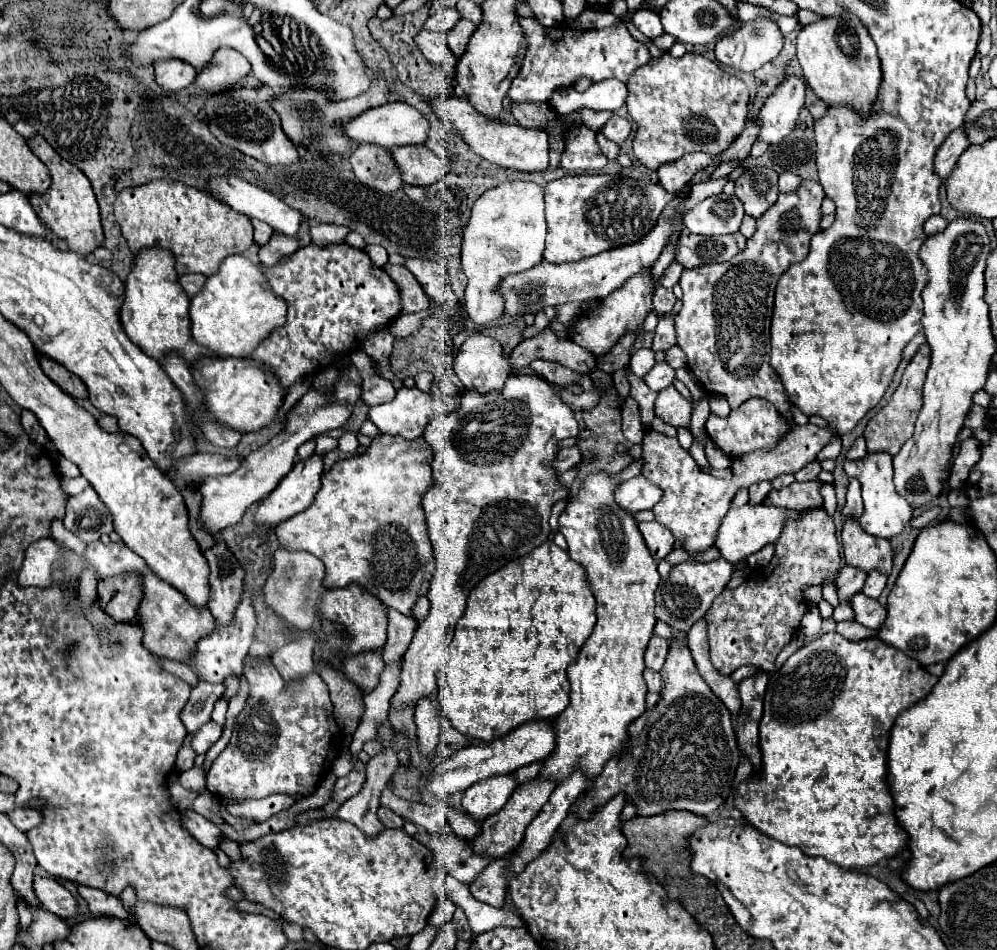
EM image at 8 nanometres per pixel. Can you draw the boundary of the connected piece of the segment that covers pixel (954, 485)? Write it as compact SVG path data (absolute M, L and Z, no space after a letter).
M971 437L971 439L965 439L965 441L959 445L957 457L955 457L953 467L951 467L951 475L949 475L949 479L947 479L951 489L961 489L961 487L965 485L971 467L979 461L980 444L980 441Z

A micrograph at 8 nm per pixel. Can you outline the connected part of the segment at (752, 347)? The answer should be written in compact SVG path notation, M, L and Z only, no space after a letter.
M803 181L801 187L795 193L779 195L779 203L775 203L763 217L757 219L757 231L751 239L747 239L747 249L733 257L727 263L715 263L715 265L701 265L693 269L683 269L681 275L681 289L683 289L683 309L675 317L675 329L677 329L677 345L687 355L687 367L695 373L695 377L701 381L703 389L707 393L719 393L727 397L731 409L737 409L743 401L751 397L763 397L769 399L781 415L789 423L791 411L789 411L789 397L785 395L783 383L779 375L769 365L771 345L769 345L769 327L771 327L771 313L773 313L773 295L775 285L781 273L785 273L793 263L799 263L809 253L811 237L821 229L821 201L825 193L823 187L815 181Z

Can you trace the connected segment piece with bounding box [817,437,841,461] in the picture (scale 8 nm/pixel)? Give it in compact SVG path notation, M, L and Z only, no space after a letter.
M835 437L827 447L821 449L821 453L817 455L817 461L825 461L827 457L837 457L841 453L841 439Z

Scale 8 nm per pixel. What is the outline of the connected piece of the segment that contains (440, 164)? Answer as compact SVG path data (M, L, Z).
M425 145L395 147L391 155L401 169L403 183L407 185L429 187L449 173L449 161L439 157Z

